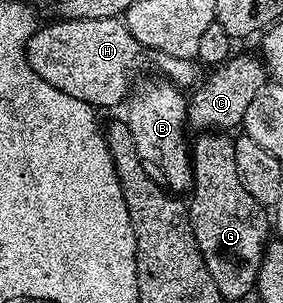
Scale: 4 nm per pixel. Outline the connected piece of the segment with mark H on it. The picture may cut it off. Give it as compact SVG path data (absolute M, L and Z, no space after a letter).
M83 18L81 20L56 19L55 24L38 27L27 43L27 64L49 86L57 86L69 98L81 98L81 102L96 110L115 108L128 99L132 91L131 79L143 64L145 49L129 34L122 19Z

